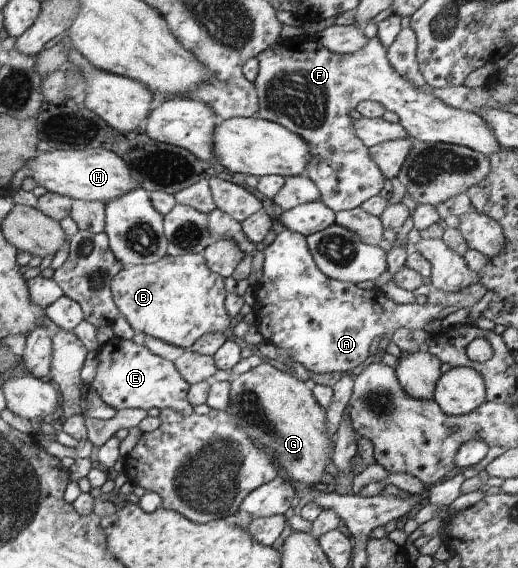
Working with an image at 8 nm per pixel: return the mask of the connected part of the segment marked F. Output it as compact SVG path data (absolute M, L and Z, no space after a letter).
M303 34L299 38L285 39L273 44L269 50L262 51L257 56L259 71L253 82L257 87L260 108L257 116L266 120L284 125L295 132L310 144L314 156L328 158L334 152L344 152L348 146L356 144L362 146L363 141L357 135L353 125L352 110L358 108L365 101L376 101L385 106L386 110L396 112L400 117L401 125L408 131L410 139L420 139L427 143L446 143L462 145L481 152L487 157L500 149L495 138L493 128L484 117L478 113L458 110L449 107L433 93L424 92L409 80L402 78L395 71L387 59L387 48L373 37L368 44L357 53L333 53L328 47L316 40L316 37Z

